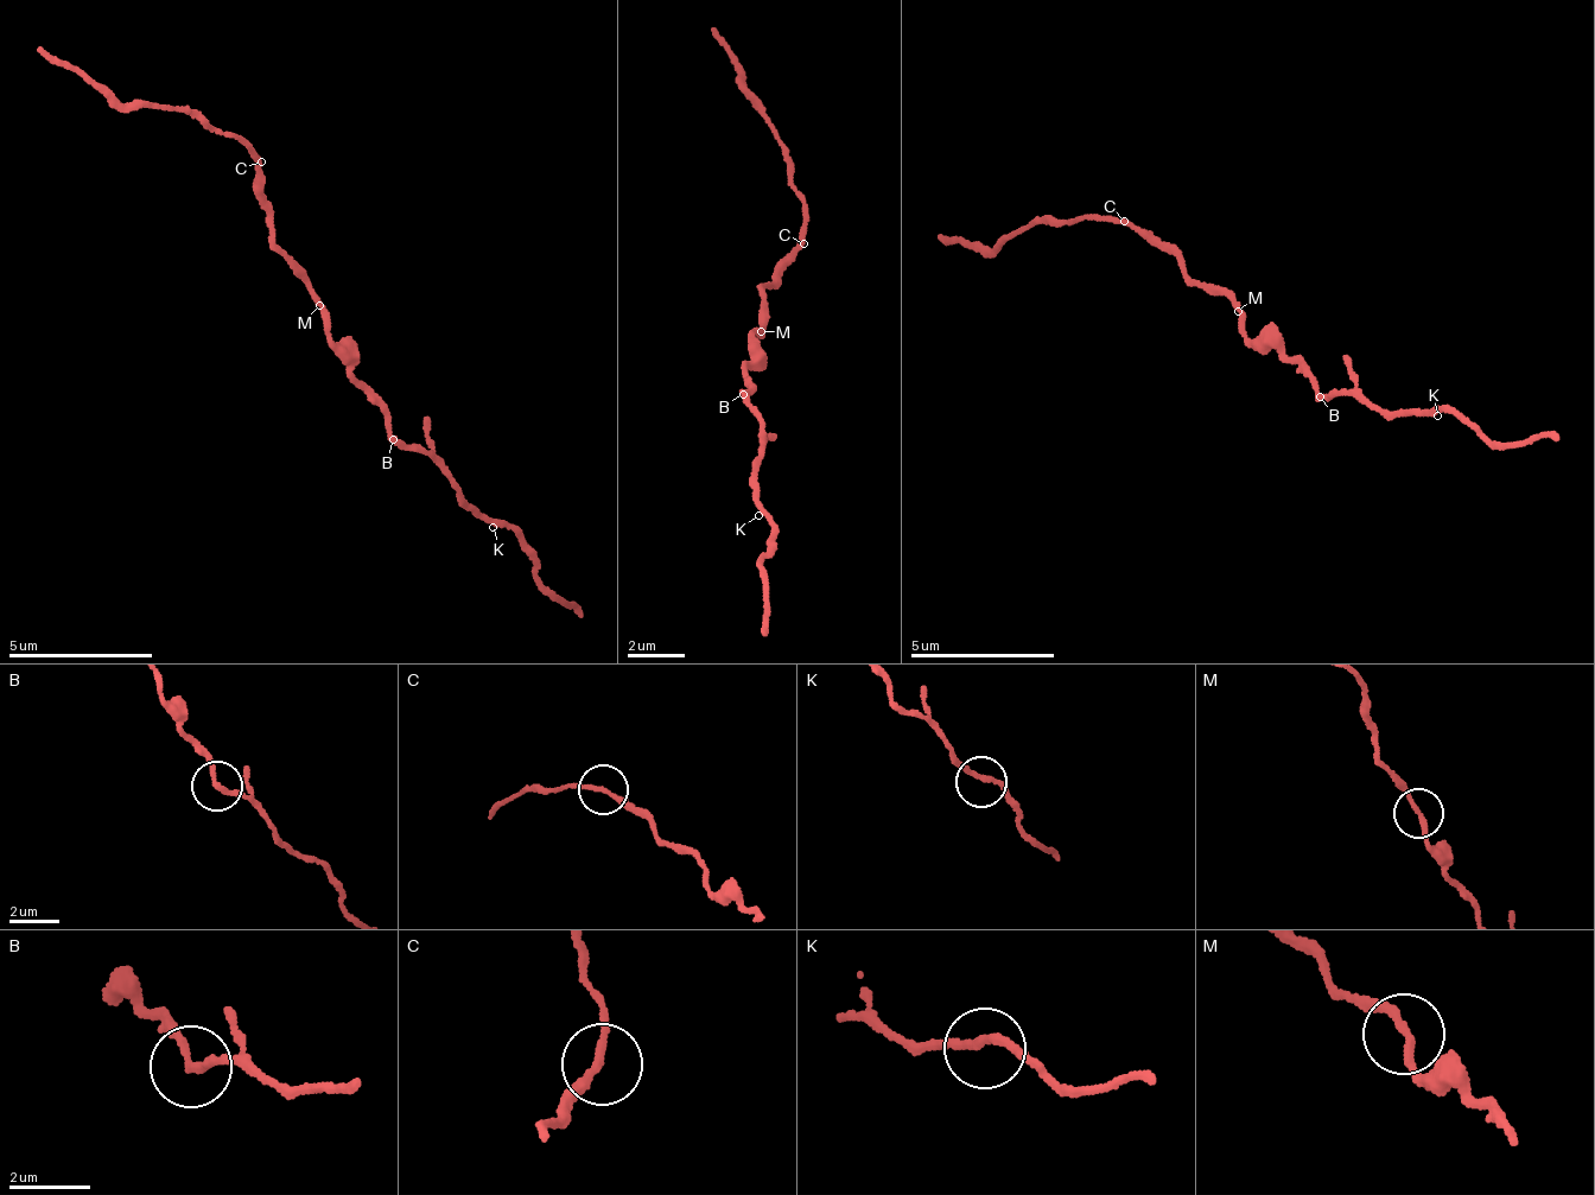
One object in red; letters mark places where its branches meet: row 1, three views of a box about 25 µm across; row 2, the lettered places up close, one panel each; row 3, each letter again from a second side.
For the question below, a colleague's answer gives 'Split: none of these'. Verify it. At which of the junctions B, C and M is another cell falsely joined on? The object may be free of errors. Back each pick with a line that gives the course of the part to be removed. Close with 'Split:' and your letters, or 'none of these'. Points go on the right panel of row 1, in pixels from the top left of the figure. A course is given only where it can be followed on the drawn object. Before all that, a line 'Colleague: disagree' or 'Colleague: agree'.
Colleague: agree
Split: none of these

